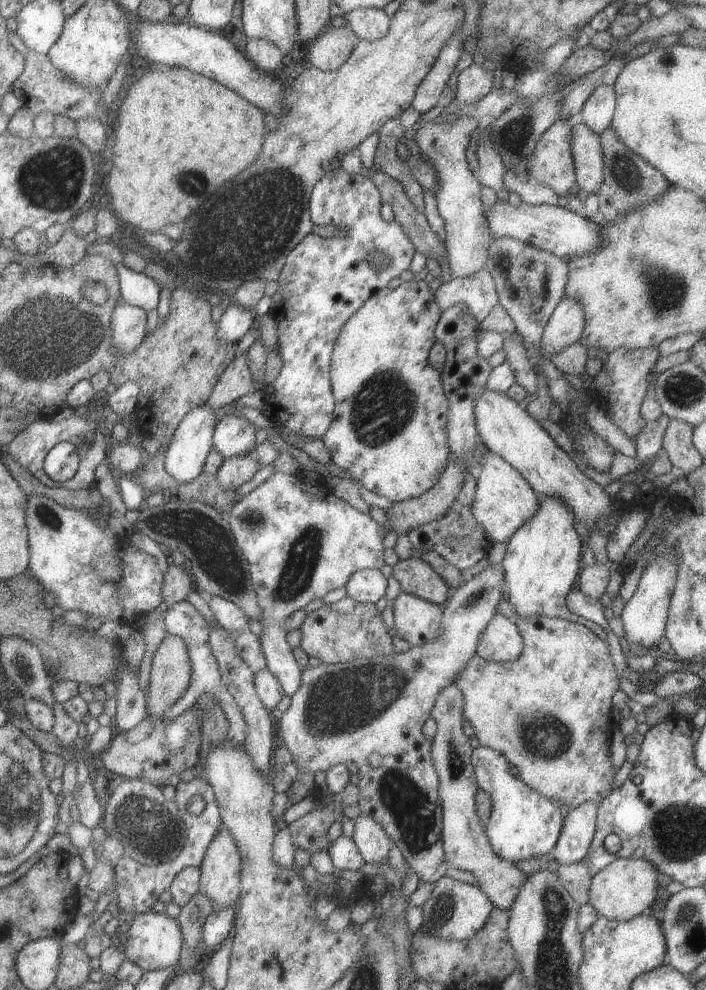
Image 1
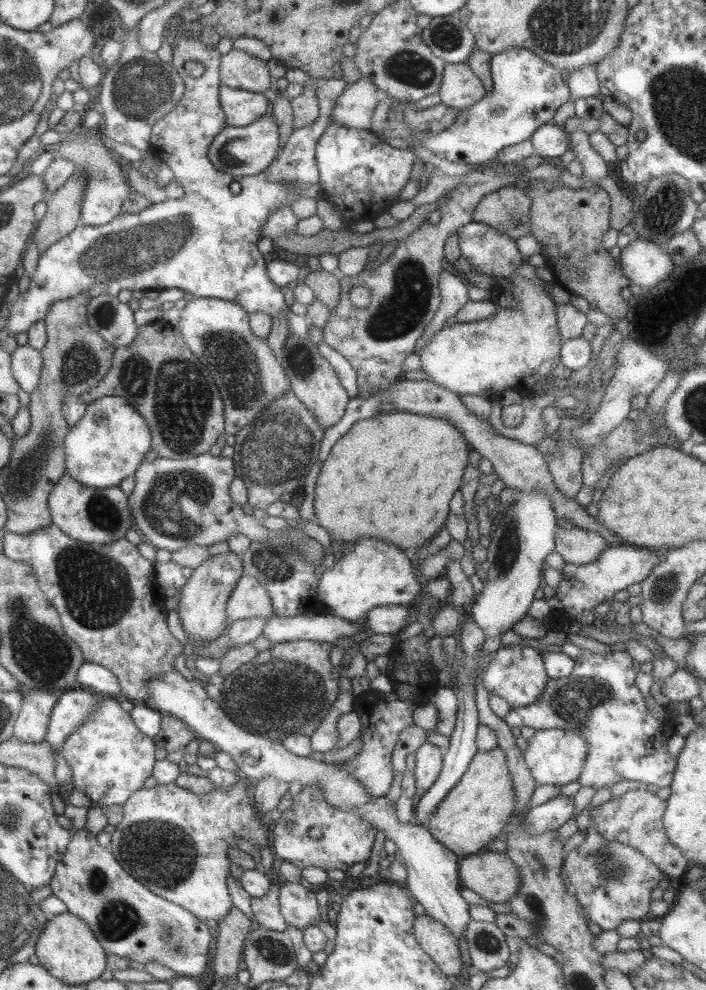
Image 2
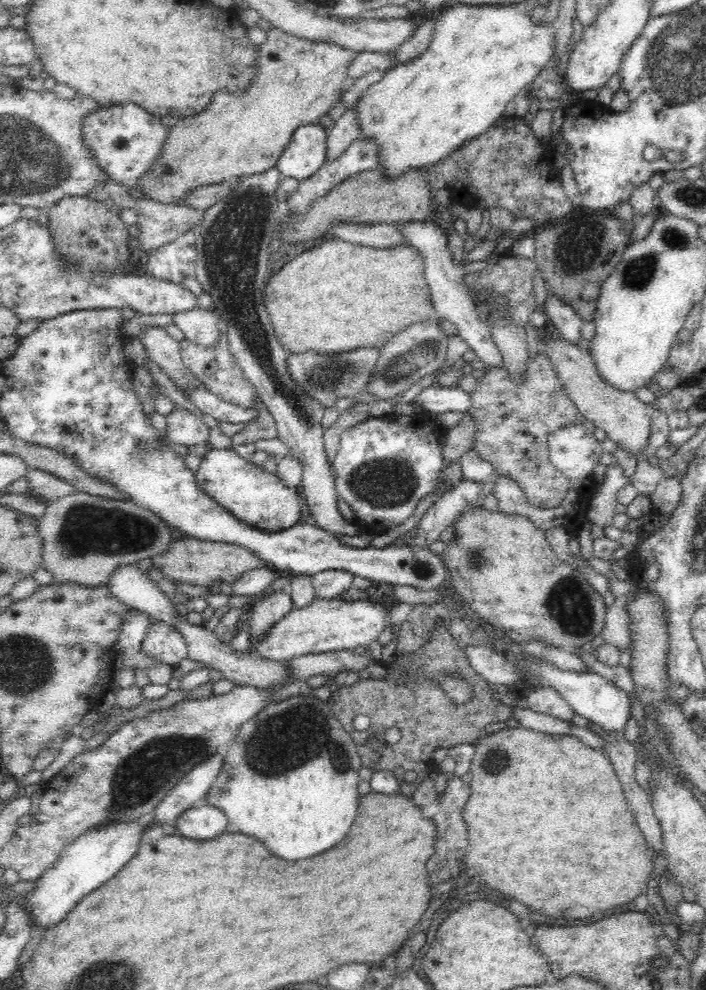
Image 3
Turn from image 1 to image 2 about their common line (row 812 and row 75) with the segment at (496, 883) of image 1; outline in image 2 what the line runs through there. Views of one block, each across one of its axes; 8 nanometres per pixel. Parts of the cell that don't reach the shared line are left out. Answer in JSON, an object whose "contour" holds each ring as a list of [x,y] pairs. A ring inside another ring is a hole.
{"contour":[[[465,62],[445,63],[438,90],[440,103],[452,109],[465,110],[486,94],[479,77]]]}

